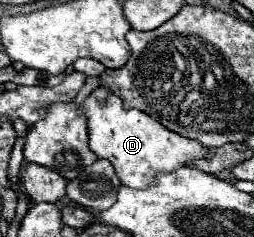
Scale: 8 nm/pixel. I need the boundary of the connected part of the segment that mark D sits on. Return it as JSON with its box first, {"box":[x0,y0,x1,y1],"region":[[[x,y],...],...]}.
{"box":[76,87,206,189],"region":[[[98,87],[84,99],[82,105],[76,105],[80,115],[84,115],[88,125],[88,145],[96,153],[96,157],[108,159],[122,185],[142,189],[152,185],[152,177],[156,171],[174,171],[192,159],[206,157],[206,149],[188,137],[176,135],[160,125],[156,119],[148,117],[140,109],[126,109],[122,99],[116,97],[110,89]]]}

